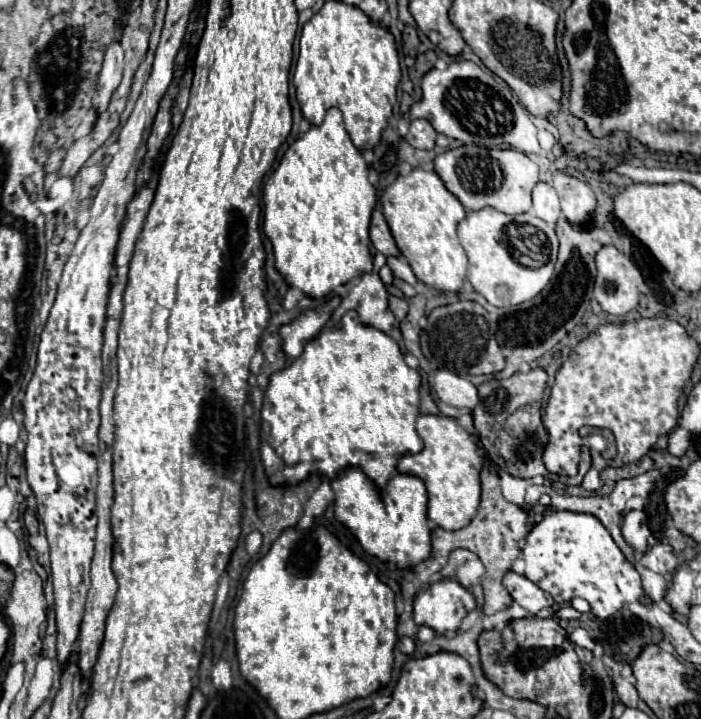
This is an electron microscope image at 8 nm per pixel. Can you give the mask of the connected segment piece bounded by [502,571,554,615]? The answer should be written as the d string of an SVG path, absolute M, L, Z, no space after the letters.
M508 571L502 579L506 591L512 595L512 599L524 607L530 615L536 615L540 609L546 609L546 607L552 607L554 605L554 599L544 593L542 589L538 589L532 581L528 581L524 575L518 575L514 571Z

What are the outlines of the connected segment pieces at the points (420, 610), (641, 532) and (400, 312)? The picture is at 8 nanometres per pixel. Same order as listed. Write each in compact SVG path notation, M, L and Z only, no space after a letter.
M440 579L432 585L428 585L426 589L422 589L416 597L414 597L414 621L418 625L428 625L432 627L436 633L446 633L446 631L456 631L460 627L462 617L472 611L476 607L476 599L474 595L464 589L456 579Z
M628 511L622 521L622 535L634 547L634 551L644 553L648 549L650 527L644 511Z
M390 297L390 311L396 315L398 321L402 321L408 315L408 303L398 297Z

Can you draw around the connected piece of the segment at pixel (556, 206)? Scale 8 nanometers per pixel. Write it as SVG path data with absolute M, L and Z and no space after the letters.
M538 183L532 193L532 203L534 203L534 213L544 219L546 223L556 223L560 217L560 201L558 195L554 193L554 187L548 183Z

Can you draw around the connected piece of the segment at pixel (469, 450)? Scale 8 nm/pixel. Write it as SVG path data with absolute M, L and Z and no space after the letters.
M420 415L416 419L416 431L424 443L424 449L416 455L406 455L398 461L398 471L416 475L428 489L428 517L446 531L466 527L478 511L481 483L480 471L485 458L476 453L476 443L470 433L454 419L444 415Z

